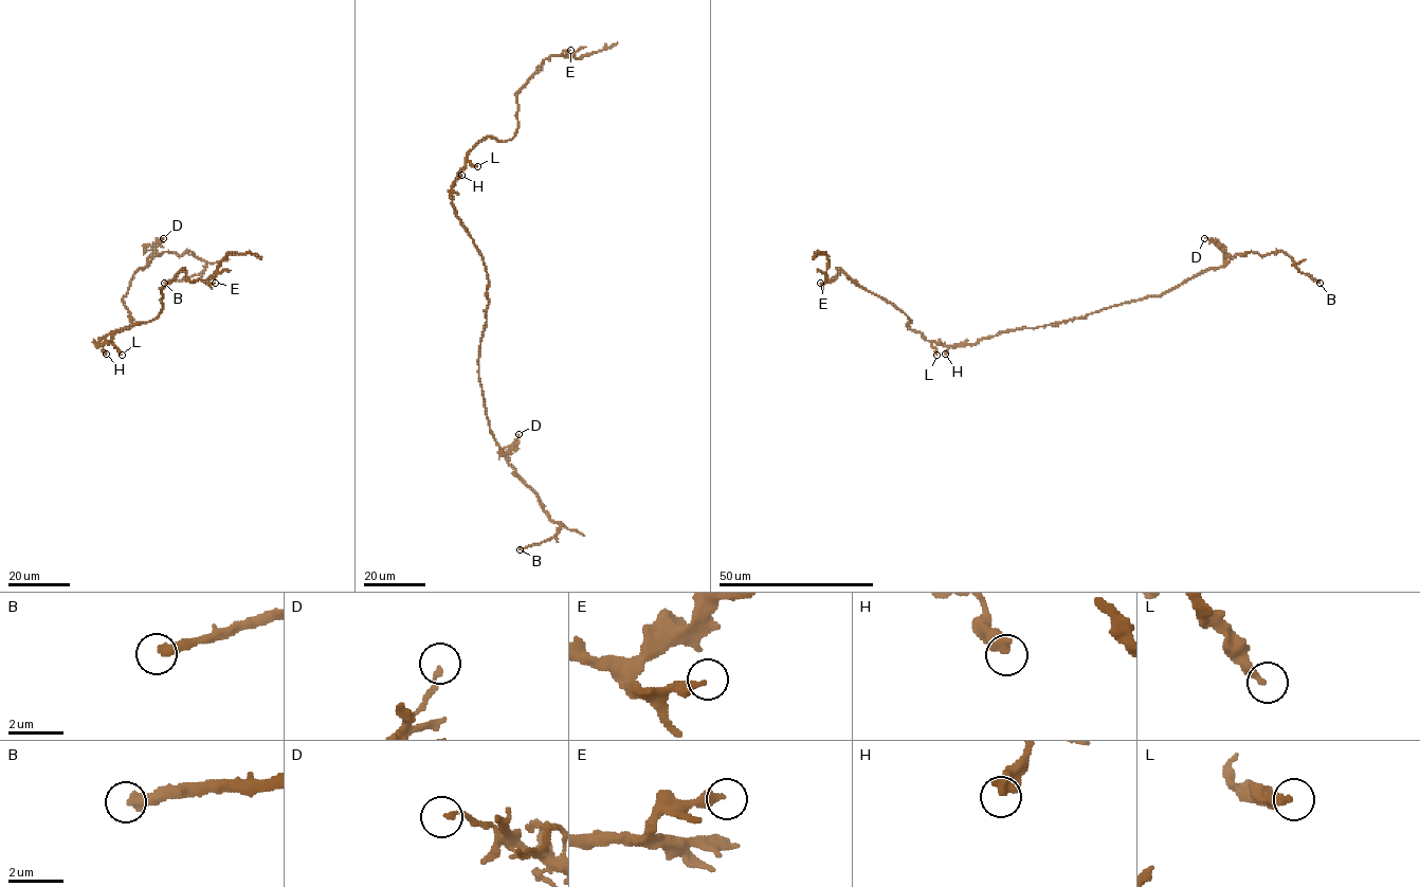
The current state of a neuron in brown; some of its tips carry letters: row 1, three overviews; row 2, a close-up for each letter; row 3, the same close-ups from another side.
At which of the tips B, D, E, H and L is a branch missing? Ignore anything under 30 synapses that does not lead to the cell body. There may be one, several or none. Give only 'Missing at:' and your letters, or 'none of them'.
Missing at: B

